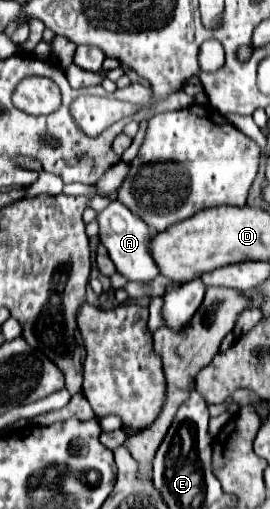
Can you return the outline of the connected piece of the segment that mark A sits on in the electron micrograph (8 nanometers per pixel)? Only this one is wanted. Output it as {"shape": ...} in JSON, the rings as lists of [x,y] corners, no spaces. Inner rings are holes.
{"shape":[[[118,200],[110,202],[102,212],[98,212],[96,220],[100,226],[100,242],[106,246],[112,262],[116,264],[118,274],[134,282],[150,282],[154,276],[158,276],[158,266],[150,254],[150,242],[156,236],[156,232],[150,230],[150,226],[146,226]]]}

